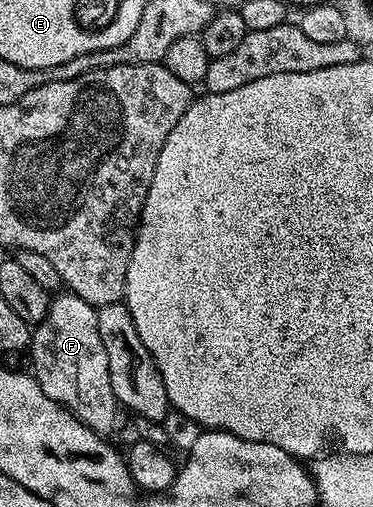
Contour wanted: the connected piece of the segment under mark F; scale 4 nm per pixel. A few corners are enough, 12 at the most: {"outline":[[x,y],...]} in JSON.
{"outline":[[57,293],[30,373],[108,436],[118,403],[97,307]]}

